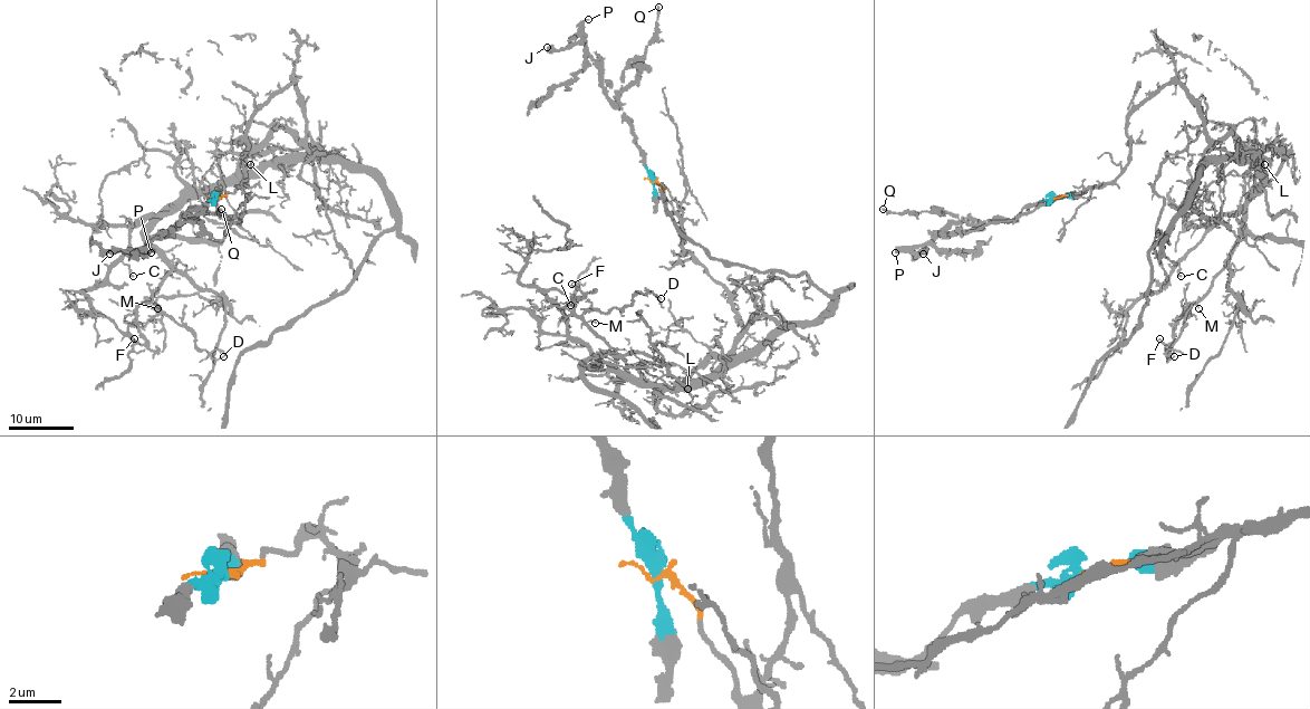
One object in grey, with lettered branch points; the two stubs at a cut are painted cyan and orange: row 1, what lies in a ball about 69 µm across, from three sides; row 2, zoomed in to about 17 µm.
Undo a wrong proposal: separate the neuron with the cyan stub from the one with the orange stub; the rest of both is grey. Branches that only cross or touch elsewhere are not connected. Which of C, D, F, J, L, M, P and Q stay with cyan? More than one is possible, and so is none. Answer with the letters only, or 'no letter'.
J, P, Q

